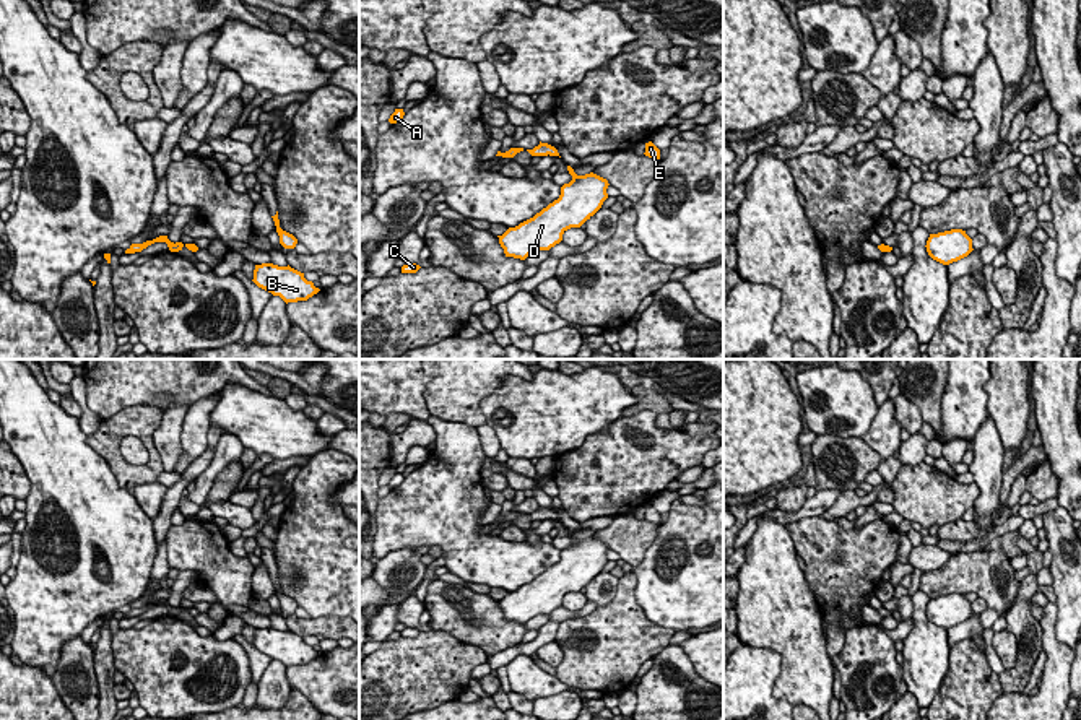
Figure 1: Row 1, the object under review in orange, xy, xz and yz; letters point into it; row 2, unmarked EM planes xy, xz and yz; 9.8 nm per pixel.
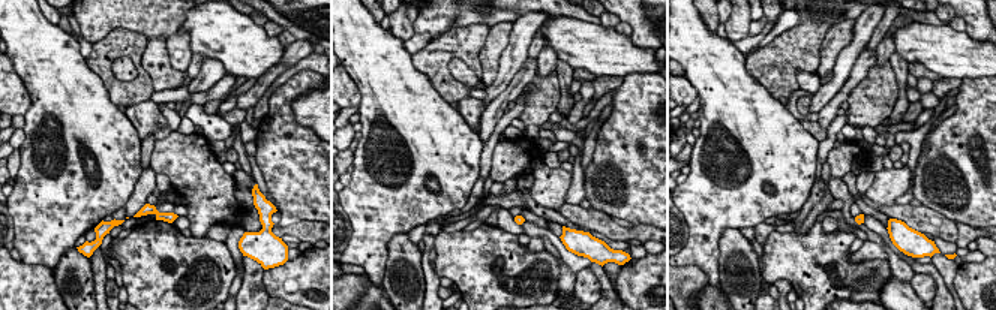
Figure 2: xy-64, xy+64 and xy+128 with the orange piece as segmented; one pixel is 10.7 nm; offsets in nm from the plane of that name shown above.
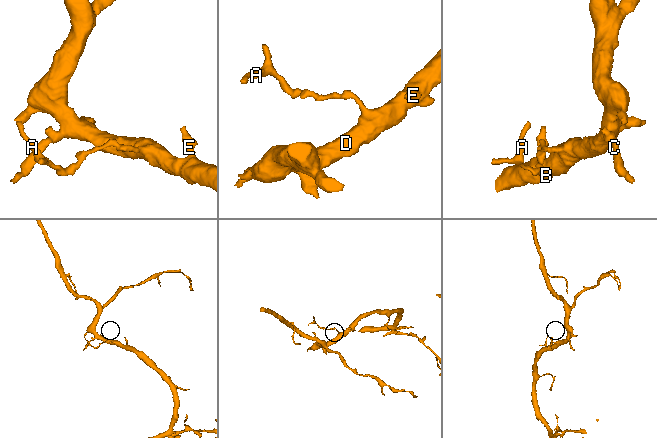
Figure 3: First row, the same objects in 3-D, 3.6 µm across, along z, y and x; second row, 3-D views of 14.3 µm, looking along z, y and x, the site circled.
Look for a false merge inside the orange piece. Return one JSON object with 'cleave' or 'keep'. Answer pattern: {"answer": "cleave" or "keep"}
{"answer": "keep"}

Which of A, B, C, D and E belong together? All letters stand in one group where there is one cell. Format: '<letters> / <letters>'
A B C D E

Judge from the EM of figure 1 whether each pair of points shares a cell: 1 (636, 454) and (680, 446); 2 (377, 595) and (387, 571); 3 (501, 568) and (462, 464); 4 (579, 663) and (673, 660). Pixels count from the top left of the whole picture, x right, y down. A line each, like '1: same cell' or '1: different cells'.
1: same cell
2: different cells
3: same cell
4: different cells

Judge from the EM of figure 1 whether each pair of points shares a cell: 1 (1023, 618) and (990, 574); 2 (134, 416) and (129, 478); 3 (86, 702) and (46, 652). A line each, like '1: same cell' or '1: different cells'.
1: different cells
2: same cell
3: different cells

